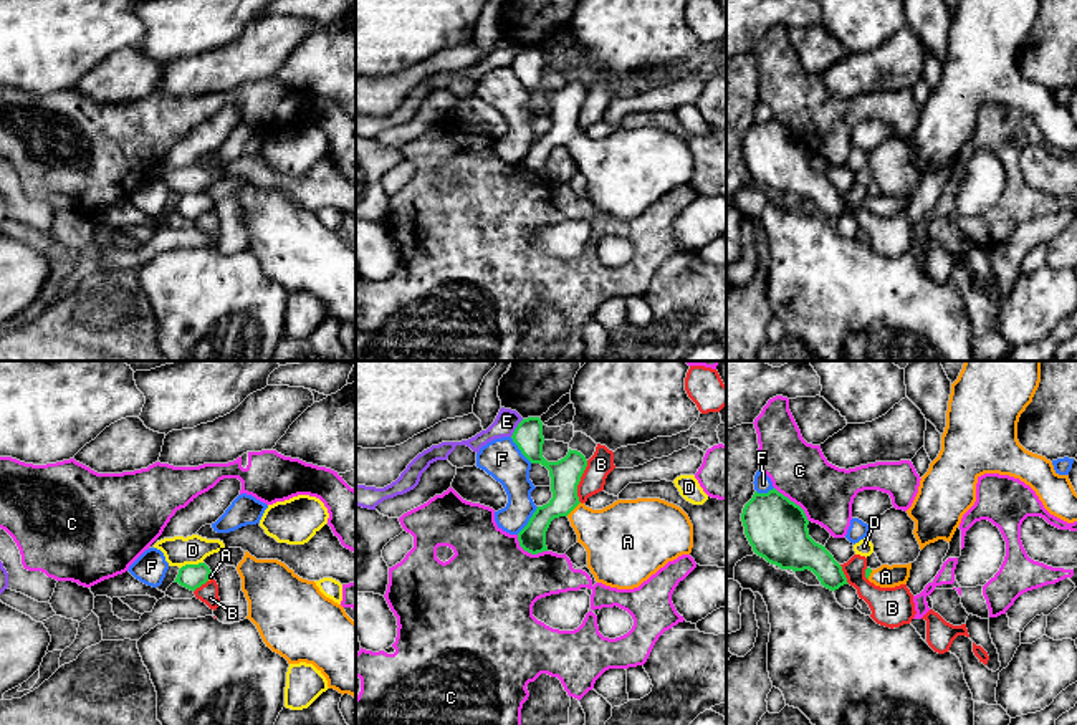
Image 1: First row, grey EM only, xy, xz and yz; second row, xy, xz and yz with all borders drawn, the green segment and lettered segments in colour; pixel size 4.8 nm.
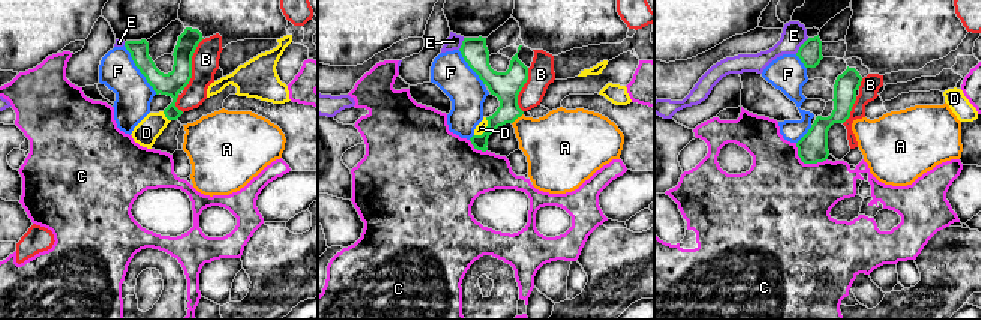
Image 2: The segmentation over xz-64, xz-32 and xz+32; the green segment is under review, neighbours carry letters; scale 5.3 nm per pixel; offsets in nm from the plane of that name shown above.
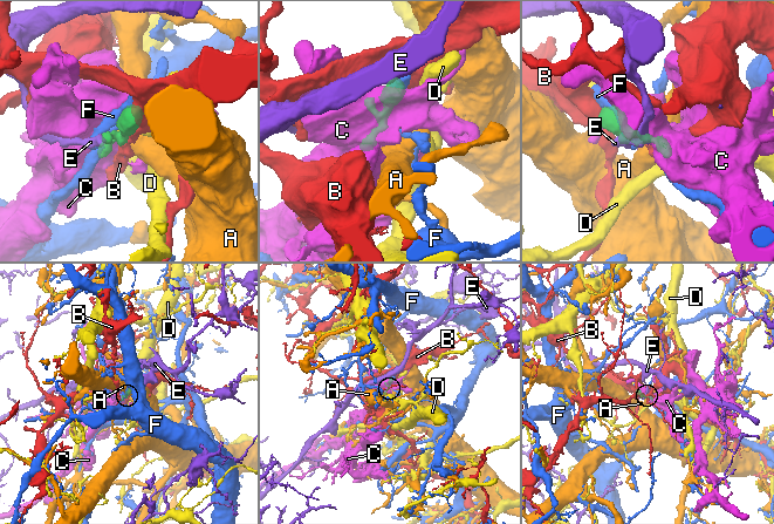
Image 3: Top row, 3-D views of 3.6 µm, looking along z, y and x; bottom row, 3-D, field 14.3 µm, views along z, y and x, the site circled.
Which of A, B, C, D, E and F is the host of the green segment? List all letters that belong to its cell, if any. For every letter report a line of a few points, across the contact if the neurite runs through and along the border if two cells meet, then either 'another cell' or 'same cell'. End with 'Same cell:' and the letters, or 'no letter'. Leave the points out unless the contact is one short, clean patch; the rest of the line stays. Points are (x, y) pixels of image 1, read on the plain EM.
A: xz (564, 103), (564, 129), (573, 138), (596, 159), (616, 166) | same cell
B: another cell
C: another cell
D: xy (202, 191), (181, 197) | another cell
E: xz (523, 48), (510, 65) | another cell
F: another cell
Same cell: A

